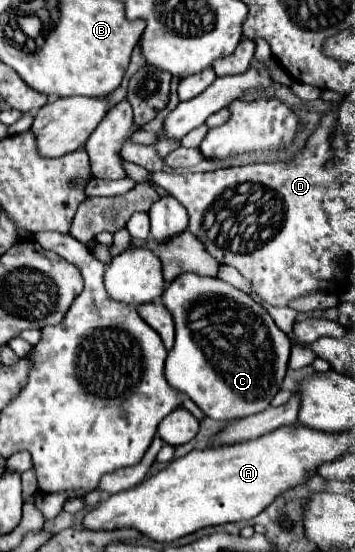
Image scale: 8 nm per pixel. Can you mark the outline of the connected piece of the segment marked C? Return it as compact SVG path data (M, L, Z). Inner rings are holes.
M181 274L175 278L163 292L163 304L175 322L175 344L165 360L167 382L175 390L185 392L205 412L205 416L215 420L237 420L263 412L281 388L291 352L287 334L277 328L271 314L249 294L237 290L225 280L199 274Z

